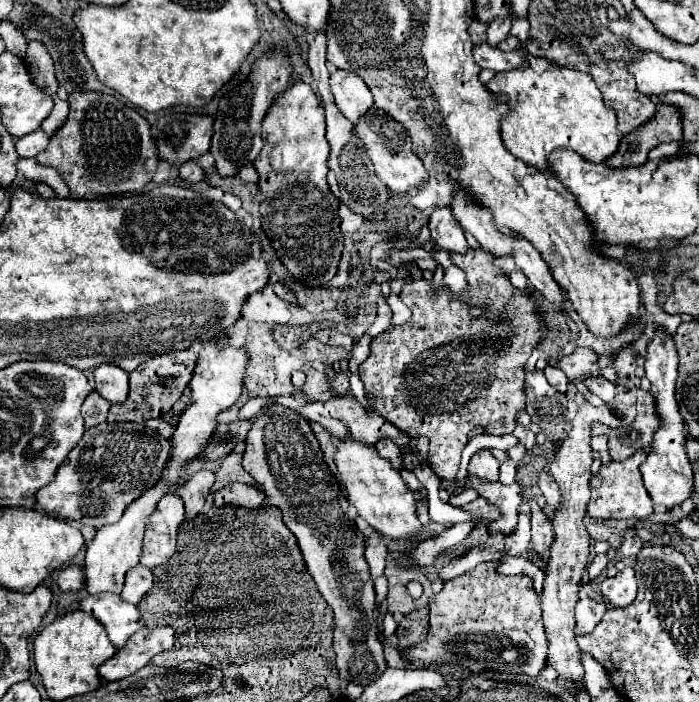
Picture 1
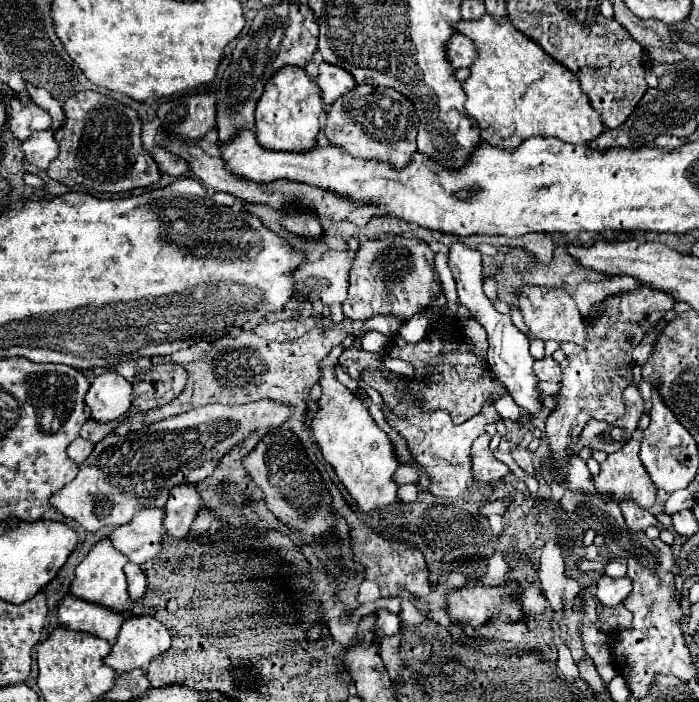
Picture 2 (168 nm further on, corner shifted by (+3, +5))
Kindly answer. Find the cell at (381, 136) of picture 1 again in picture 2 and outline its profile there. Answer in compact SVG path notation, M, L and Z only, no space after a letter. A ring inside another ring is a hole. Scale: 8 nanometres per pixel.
M361 83L331 105L325 117L323 135L329 143L345 149L353 157L377 159L401 169L409 163L411 153L417 151L417 125L419 117L415 107L403 93L389 87L371 87Z

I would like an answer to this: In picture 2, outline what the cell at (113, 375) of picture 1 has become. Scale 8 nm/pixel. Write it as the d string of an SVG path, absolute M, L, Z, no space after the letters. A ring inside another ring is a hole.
M103 373L91 383L85 405L89 407L89 419L97 423L115 421L131 407L131 385L119 373Z

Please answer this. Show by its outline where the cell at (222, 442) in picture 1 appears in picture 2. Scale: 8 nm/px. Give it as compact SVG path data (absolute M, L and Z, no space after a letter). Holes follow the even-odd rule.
M257 401L249 405L205 405L187 413L163 419L155 425L129 433L125 437L107 435L99 441L73 483L53 495L53 507L67 519L77 521L87 531L101 531L129 523L137 511L149 507L165 507L169 491L177 485L195 485L209 477L219 459L249 433L281 425L289 415L289 407L275 401Z

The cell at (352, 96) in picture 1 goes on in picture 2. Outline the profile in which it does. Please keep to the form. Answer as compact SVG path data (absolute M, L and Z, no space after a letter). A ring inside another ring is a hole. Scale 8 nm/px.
M319 63L319 77L317 77L317 85L323 91L323 101L327 105L331 105L341 93L345 95L345 91L351 91L355 87L355 79L353 75L349 75L345 69L325 63Z

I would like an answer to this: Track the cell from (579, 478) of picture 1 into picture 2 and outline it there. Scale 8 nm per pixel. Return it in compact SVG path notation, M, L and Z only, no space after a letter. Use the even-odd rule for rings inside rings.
M635 287L633 291L603 299L595 305L591 315L583 319L587 343L579 355L567 357L561 377L561 391L555 395L557 407L545 425L549 445L557 457L565 457L565 451L575 451L577 435L589 419L613 423L621 417L621 411L625 411L621 395L633 377L631 351L641 343L649 325L657 323L673 305L675 303L667 295L661 295L661 291Z

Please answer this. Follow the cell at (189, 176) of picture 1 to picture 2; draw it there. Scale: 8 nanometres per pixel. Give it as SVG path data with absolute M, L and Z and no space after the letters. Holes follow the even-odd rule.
M153 147L149 153L155 159L155 163L159 165L161 173L169 173L169 175L175 175L175 177L185 177L189 173L189 167L185 167L185 161L177 159L177 155L163 151L161 147Z

